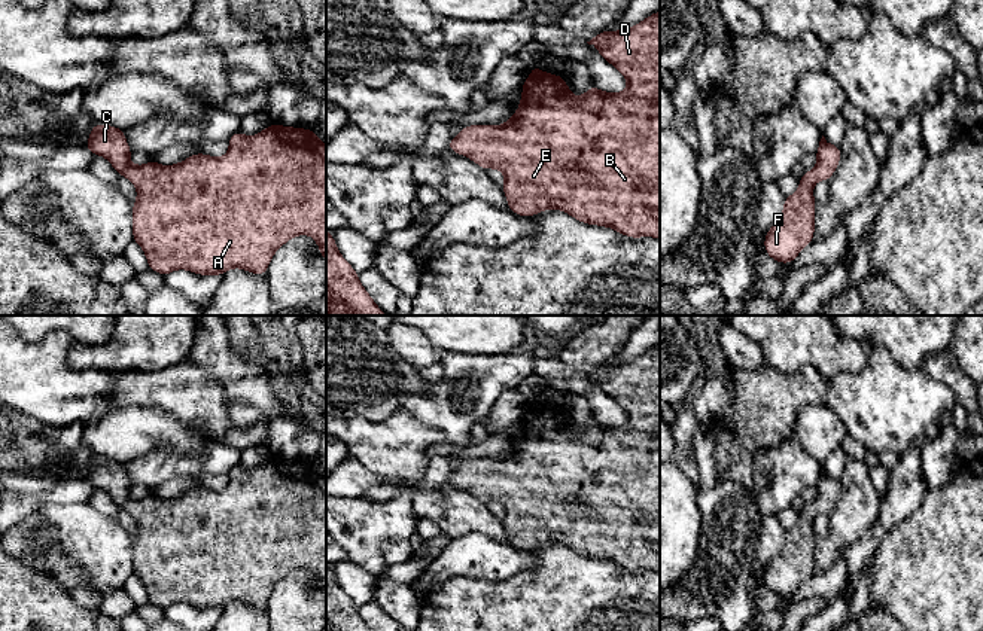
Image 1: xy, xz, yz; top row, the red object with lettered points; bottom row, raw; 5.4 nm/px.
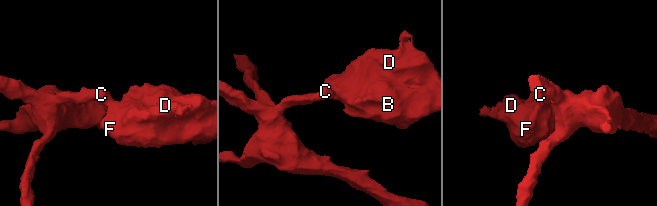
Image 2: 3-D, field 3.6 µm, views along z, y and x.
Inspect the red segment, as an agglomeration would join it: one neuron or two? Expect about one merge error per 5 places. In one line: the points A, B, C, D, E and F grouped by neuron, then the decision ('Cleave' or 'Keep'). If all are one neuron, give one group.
Groups: A B C D E F. Keep

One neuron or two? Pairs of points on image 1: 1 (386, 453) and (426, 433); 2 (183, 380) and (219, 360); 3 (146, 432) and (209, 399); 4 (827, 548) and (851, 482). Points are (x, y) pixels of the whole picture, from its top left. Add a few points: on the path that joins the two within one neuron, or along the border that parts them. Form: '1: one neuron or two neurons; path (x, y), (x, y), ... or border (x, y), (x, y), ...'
1: one neuron; path (396, 445), (404, 439), (416, 436)
2: two neurons; border (186, 360), (207, 372), (225, 395)
3: two neurons; border (140, 405), (161, 408), (206, 430)
4: one neuron; path (843, 532), (851, 518), (851, 499)

